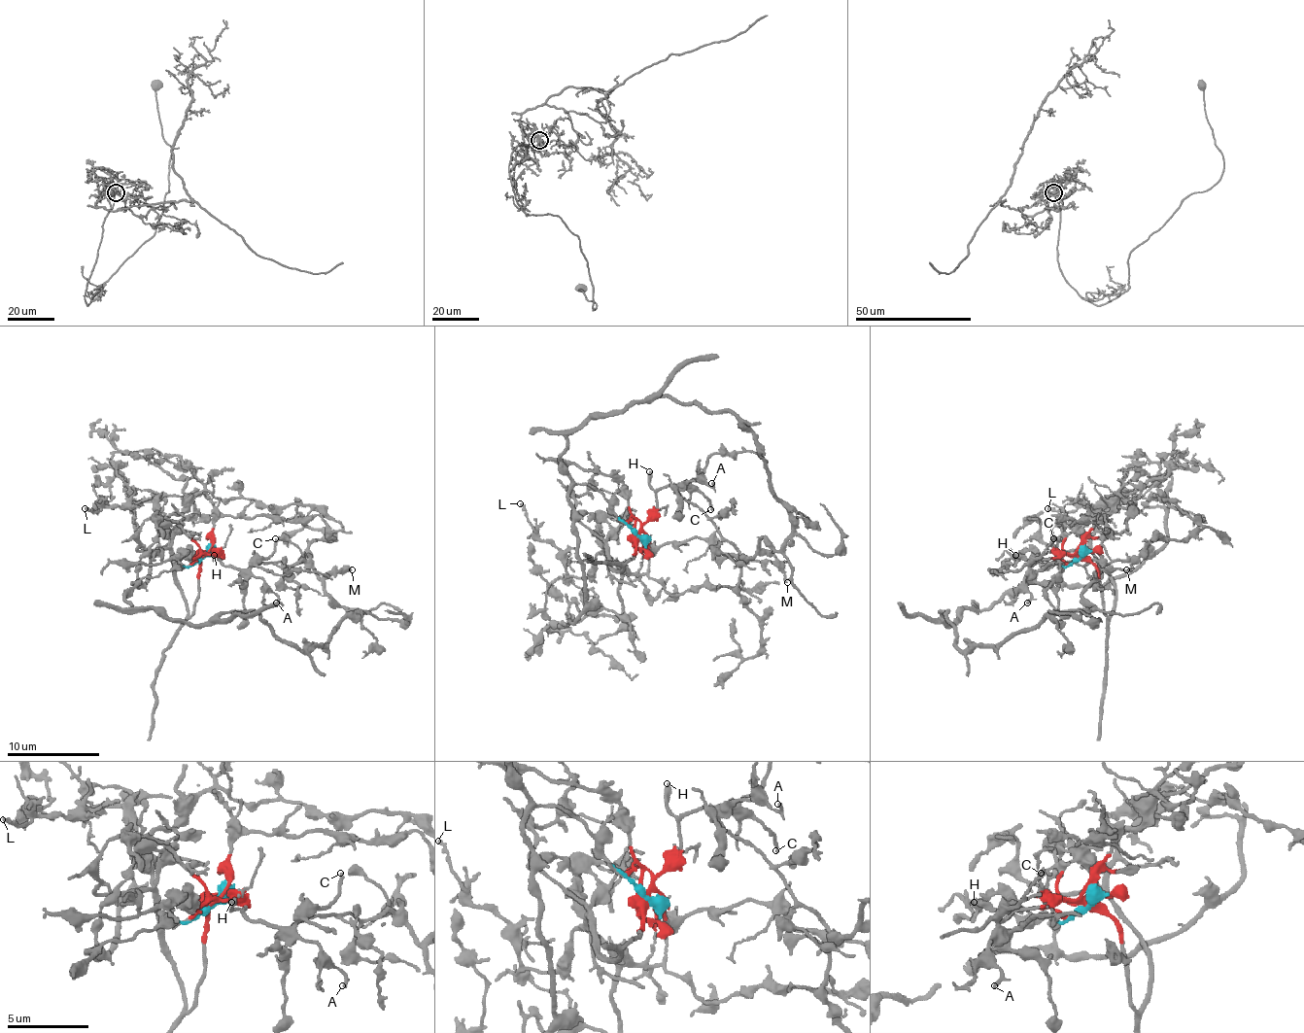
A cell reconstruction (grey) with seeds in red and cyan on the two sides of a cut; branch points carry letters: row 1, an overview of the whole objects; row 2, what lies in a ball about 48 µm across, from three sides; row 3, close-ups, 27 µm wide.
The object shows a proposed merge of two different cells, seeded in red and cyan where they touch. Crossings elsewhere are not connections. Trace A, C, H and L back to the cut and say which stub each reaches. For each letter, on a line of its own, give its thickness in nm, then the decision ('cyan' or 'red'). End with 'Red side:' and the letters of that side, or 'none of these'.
A: calibre 220 nm; red
C: calibre 160 nm; red
H: calibre 320 nm; red
L: calibre 220 nm; red
Red side: A, C, H, L

